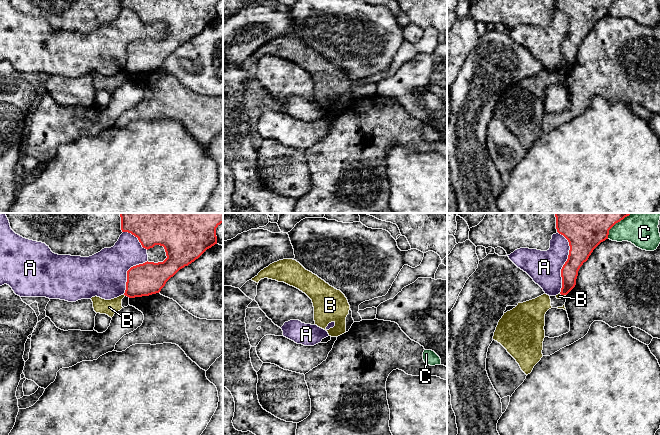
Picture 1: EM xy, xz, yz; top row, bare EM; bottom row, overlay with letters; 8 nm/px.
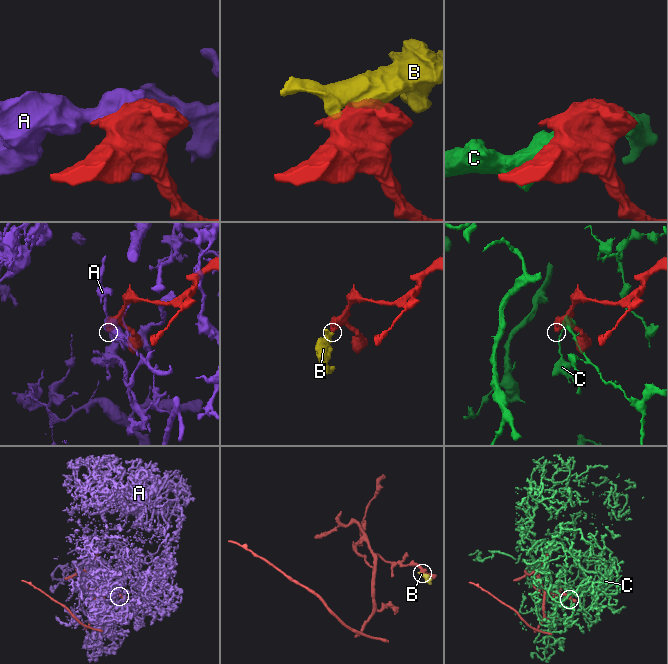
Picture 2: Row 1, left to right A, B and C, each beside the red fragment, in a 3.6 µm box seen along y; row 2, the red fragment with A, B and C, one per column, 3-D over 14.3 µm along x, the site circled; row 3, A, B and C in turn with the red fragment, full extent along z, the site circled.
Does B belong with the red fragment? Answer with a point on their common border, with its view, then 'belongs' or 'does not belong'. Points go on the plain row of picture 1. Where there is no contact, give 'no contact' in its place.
contact yz (563, 70); does not belong

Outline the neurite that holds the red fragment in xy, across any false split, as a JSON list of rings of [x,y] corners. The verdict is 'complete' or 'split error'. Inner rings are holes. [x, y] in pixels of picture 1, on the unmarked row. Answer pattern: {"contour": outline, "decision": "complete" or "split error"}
{"contour": [[[121,0],[122,8],[128,8],[138,14],[145,25],[155,21],[163,22],[167,34],[163,38],[145,38],[131,43],[127,47],[126,66],[129,74],[149,72],[159,69],[166,58],[180,45],[198,35],[207,25],[217,20],[216,4],[220,0]]], "decision": "complete"}

